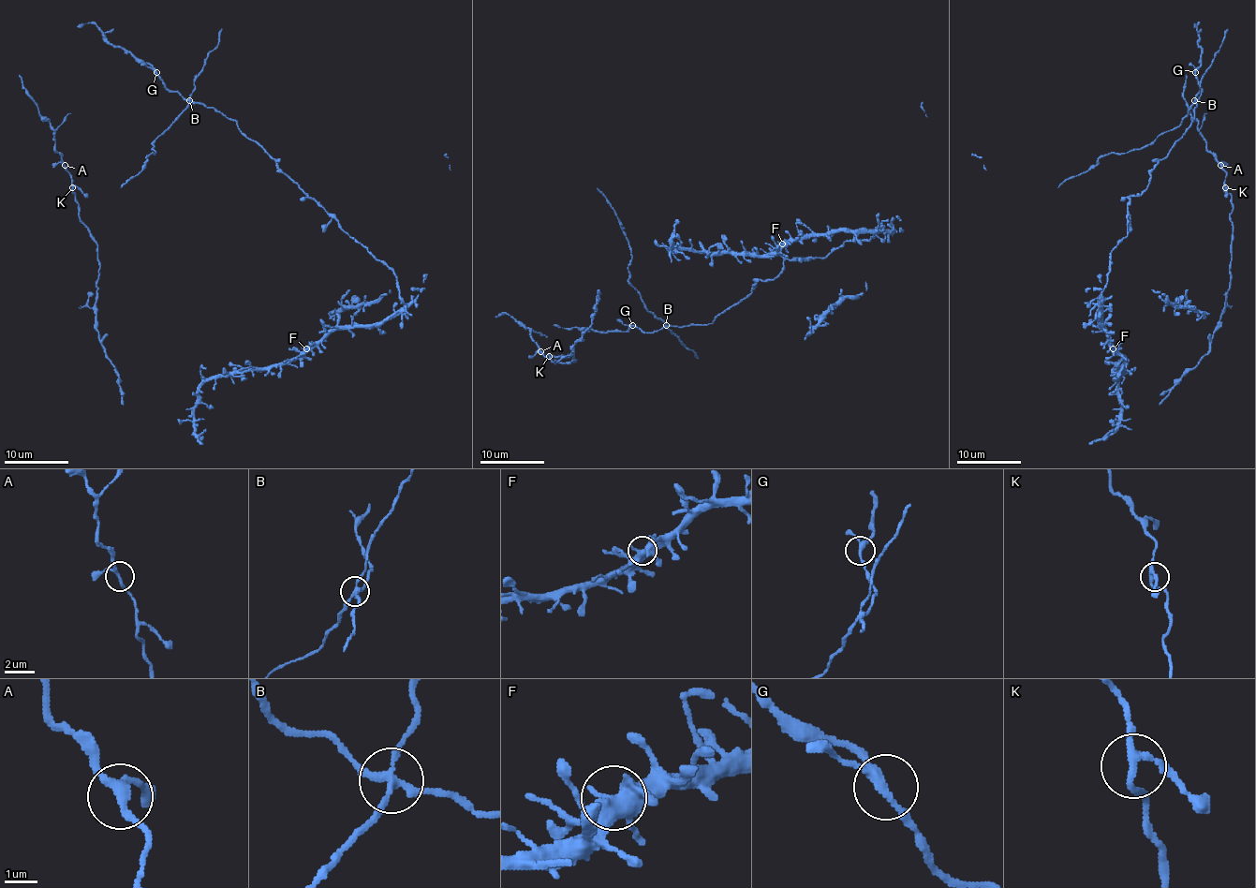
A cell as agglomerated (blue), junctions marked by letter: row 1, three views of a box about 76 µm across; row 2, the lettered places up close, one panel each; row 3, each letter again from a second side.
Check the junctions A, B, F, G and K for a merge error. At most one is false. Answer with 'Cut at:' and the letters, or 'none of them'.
Cut at: B

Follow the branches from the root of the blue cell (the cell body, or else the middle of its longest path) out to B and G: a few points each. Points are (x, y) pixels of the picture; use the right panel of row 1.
B: (1115, 350), (1097, 305), (1110, 252), (1128, 234), (1129, 198), (1146, 187), (1151, 170), (1193, 122), (1195, 101)
G: (1115, 350), (1097, 305), (1110, 252), (1128, 234), (1129, 198), (1146, 187), (1193, 122), (1202, 93), (1195, 72)

